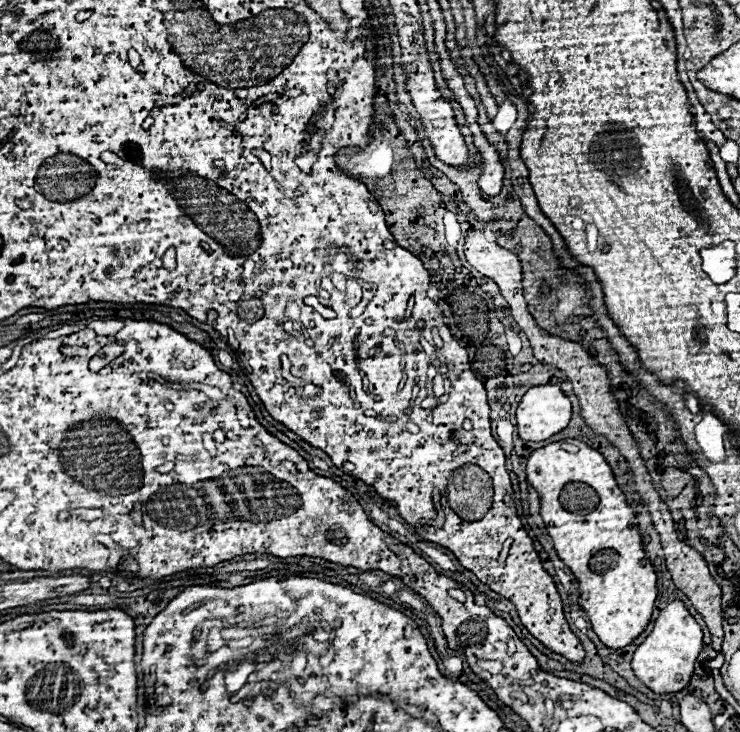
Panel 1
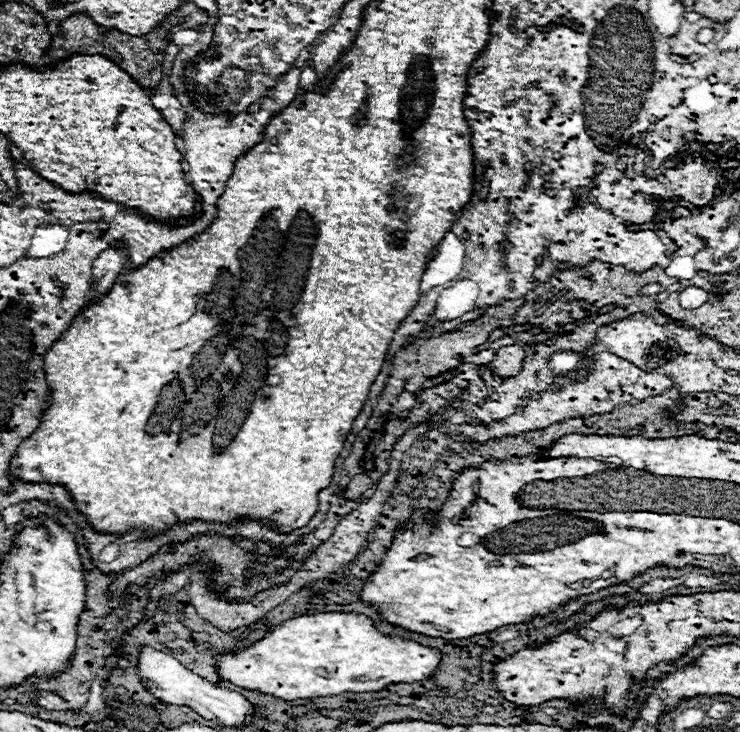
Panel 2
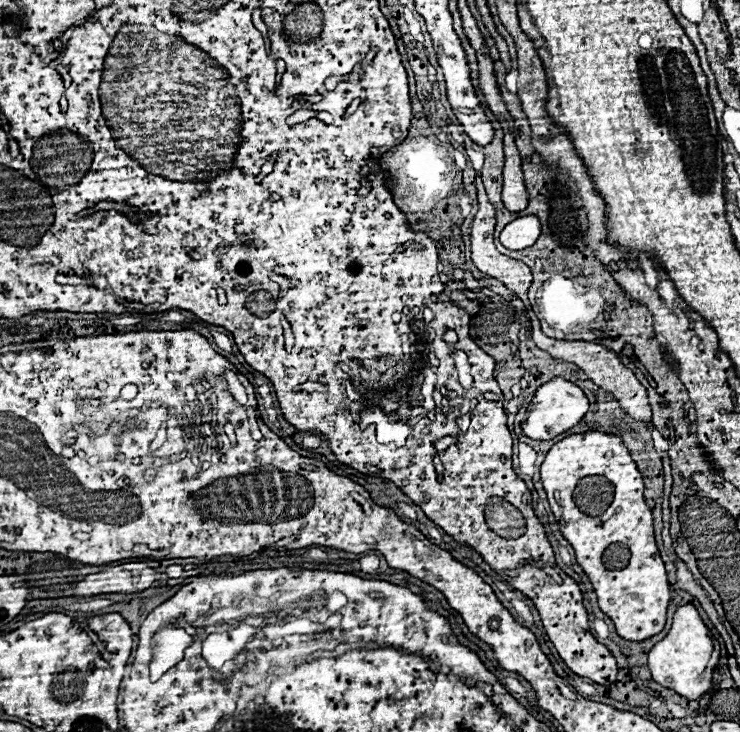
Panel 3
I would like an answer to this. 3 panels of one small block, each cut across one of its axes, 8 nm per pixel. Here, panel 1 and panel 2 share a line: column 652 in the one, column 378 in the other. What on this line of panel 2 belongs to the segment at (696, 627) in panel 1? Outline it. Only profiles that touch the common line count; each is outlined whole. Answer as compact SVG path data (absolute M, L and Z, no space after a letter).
M324 612L314 616L300 616L274 626L260 642L234 656L222 656L218 662L218 674L246 690L258 690L262 694L272 694L284 700L316 698L316 696L338 696L344 692L380 692L388 684L412 684L426 682L432 678L440 666L442 652L438 648L428 648L416 640L404 640L400 636L388 636L378 630L376 622L364 614L356 612Z

